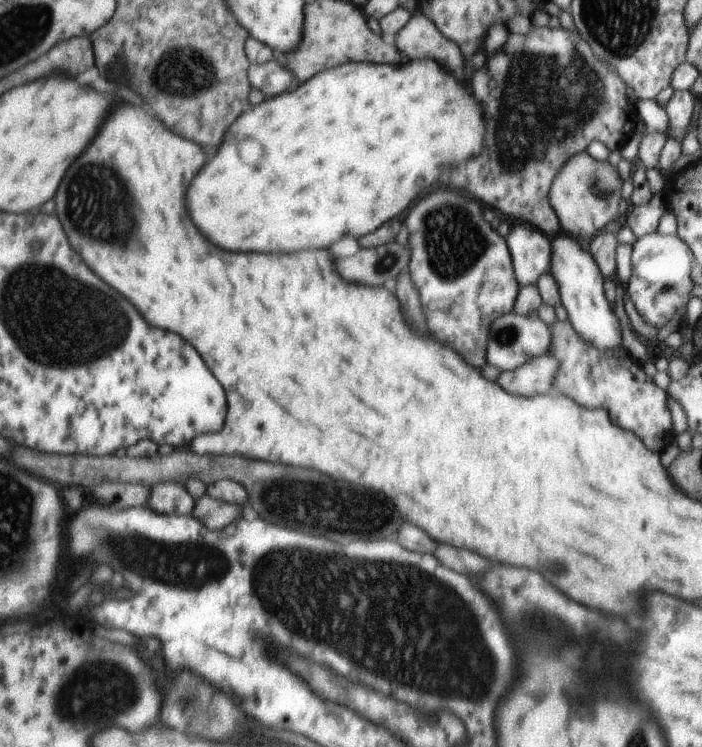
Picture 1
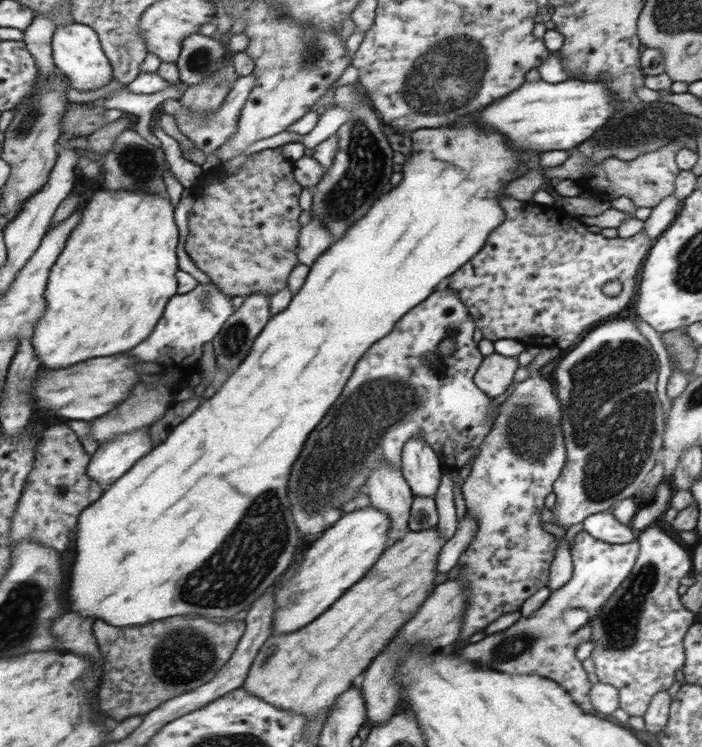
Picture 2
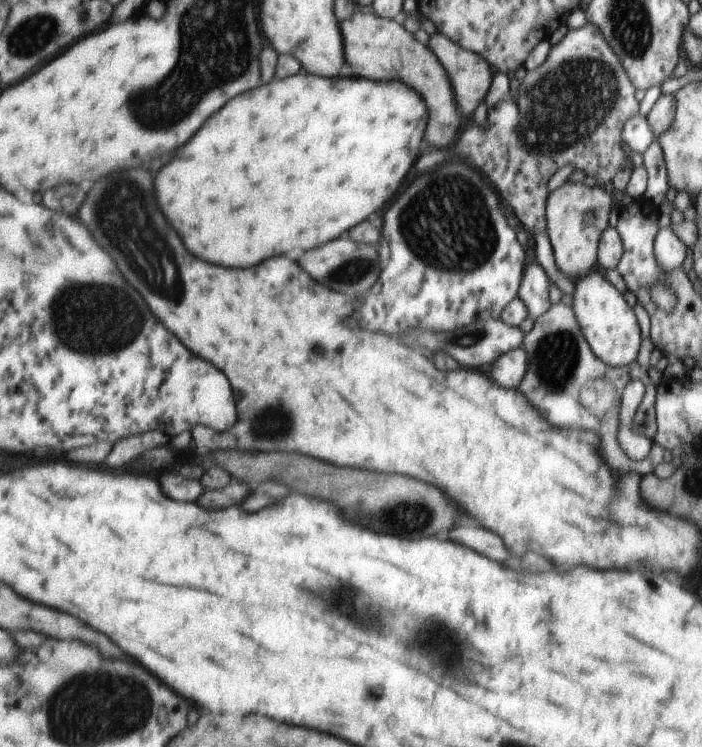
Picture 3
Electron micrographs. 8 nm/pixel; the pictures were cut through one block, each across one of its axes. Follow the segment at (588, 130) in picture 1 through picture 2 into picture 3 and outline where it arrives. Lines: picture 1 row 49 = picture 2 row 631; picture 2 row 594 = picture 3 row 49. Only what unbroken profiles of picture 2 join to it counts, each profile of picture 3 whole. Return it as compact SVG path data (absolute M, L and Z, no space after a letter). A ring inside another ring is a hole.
M591 23L576 30L568 30L566 36L550 48L544 64L536 70L527 71L520 86L516 90L510 90L508 96L498 102L498 108L494 106L488 110L486 124L468 124L454 144L454 152L488 176L494 188L498 188L498 194L512 207L521 227L533 235L546 233L545 202L549 196L548 182L559 169L572 165L576 170L584 172L589 177L589 182L604 187L613 182L618 170L632 164L630 156L622 152L622 126L625 126L626 120L639 114L638 100L634 96L636 86L629 80L618 53L610 48L610 42L606 42L602 33L600 28ZM482 136L484 150L492 154L490 160L482 160Z

